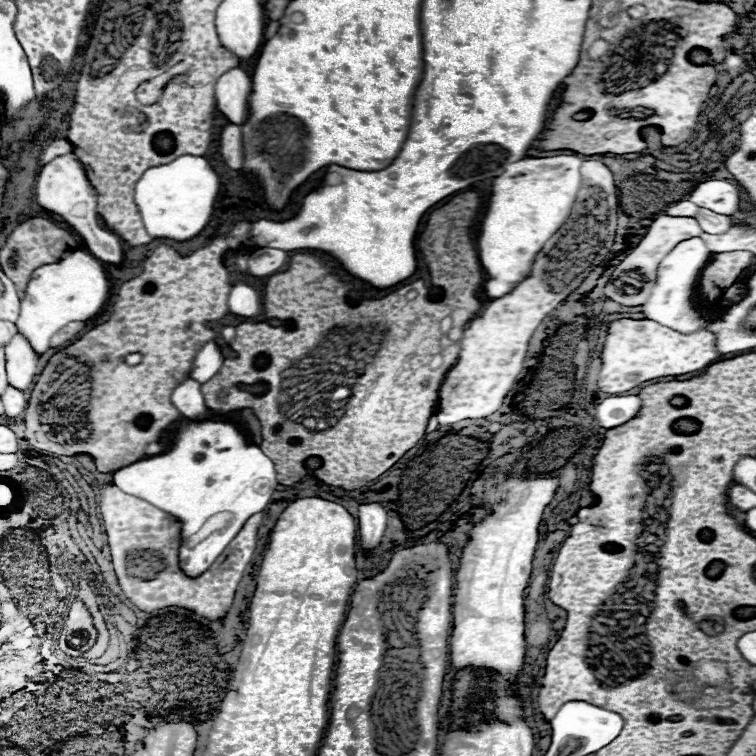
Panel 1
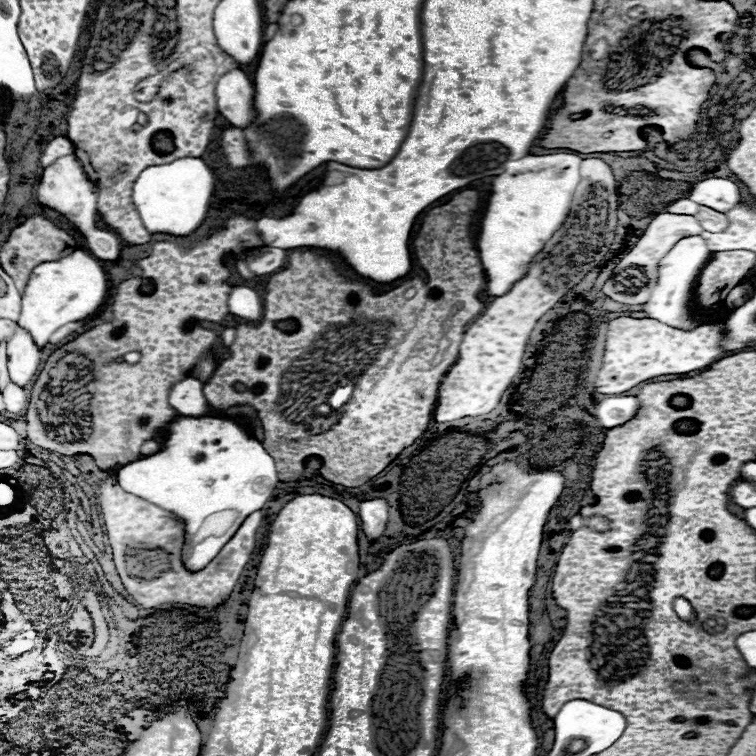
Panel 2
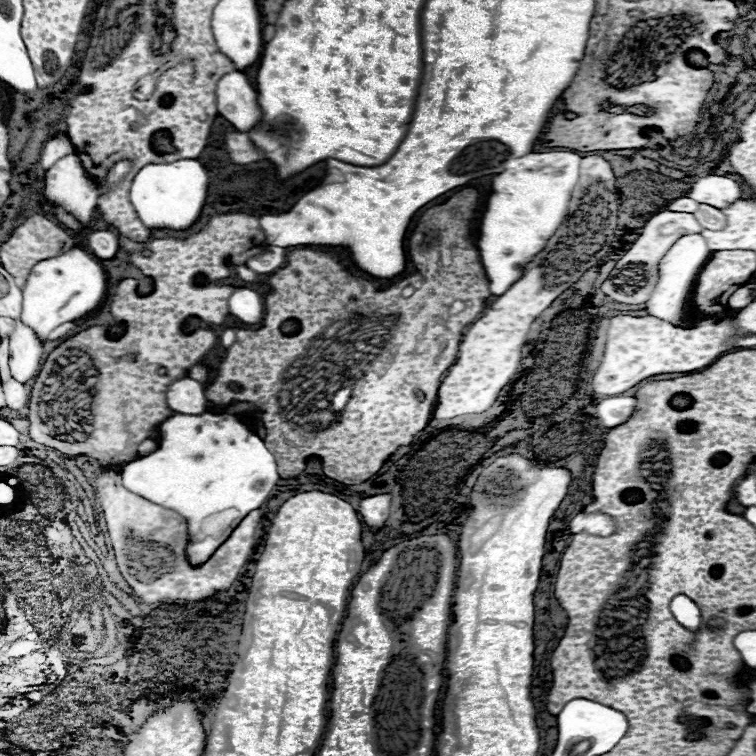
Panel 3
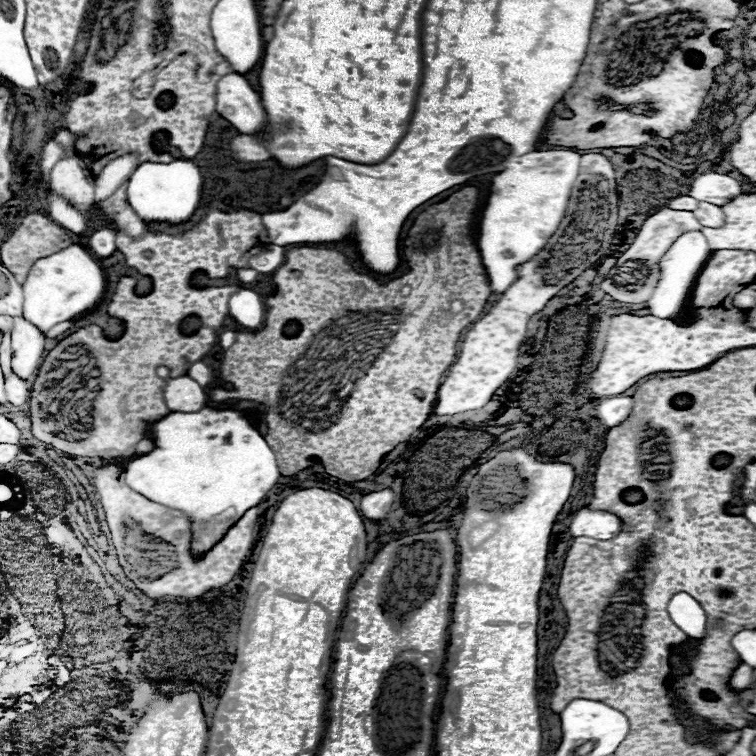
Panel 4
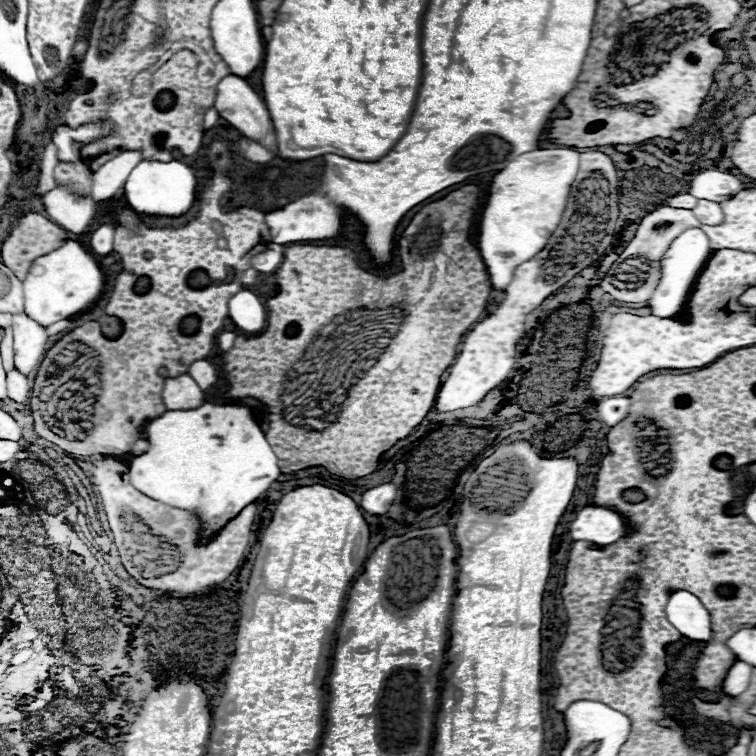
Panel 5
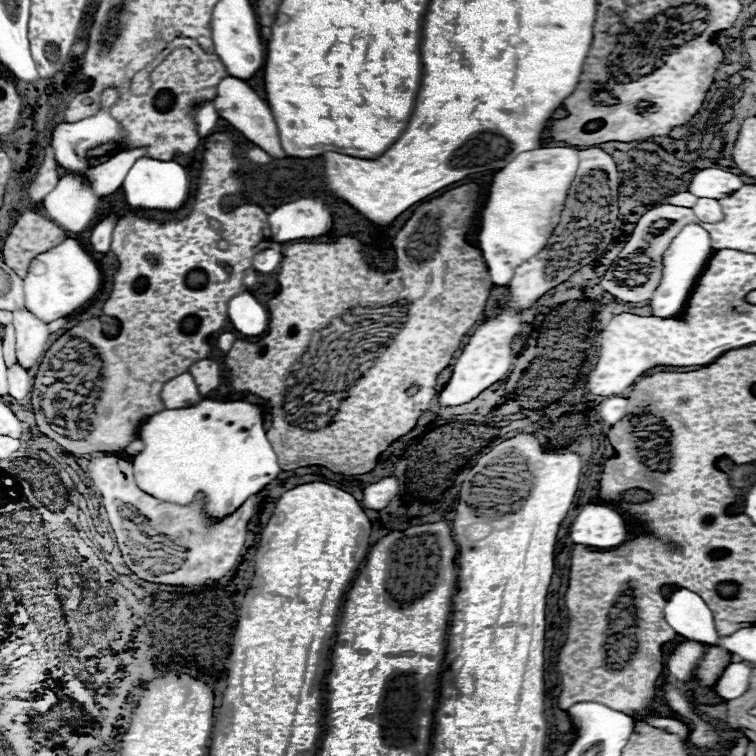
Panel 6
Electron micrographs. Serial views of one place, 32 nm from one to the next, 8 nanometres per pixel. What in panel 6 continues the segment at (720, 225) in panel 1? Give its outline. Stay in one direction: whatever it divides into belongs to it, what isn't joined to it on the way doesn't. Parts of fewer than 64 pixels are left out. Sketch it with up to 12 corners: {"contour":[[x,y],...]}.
{"contour":[[698,198],[692,208],[700,222],[720,222],[724,218],[720,202]]}

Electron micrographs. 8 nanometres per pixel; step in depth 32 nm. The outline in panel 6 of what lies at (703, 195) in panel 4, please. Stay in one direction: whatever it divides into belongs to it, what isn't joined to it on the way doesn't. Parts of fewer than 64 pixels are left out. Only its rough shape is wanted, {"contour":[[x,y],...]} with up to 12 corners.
{"contour":[[726,168],[698,170],[690,192],[722,200],[744,182]]}

